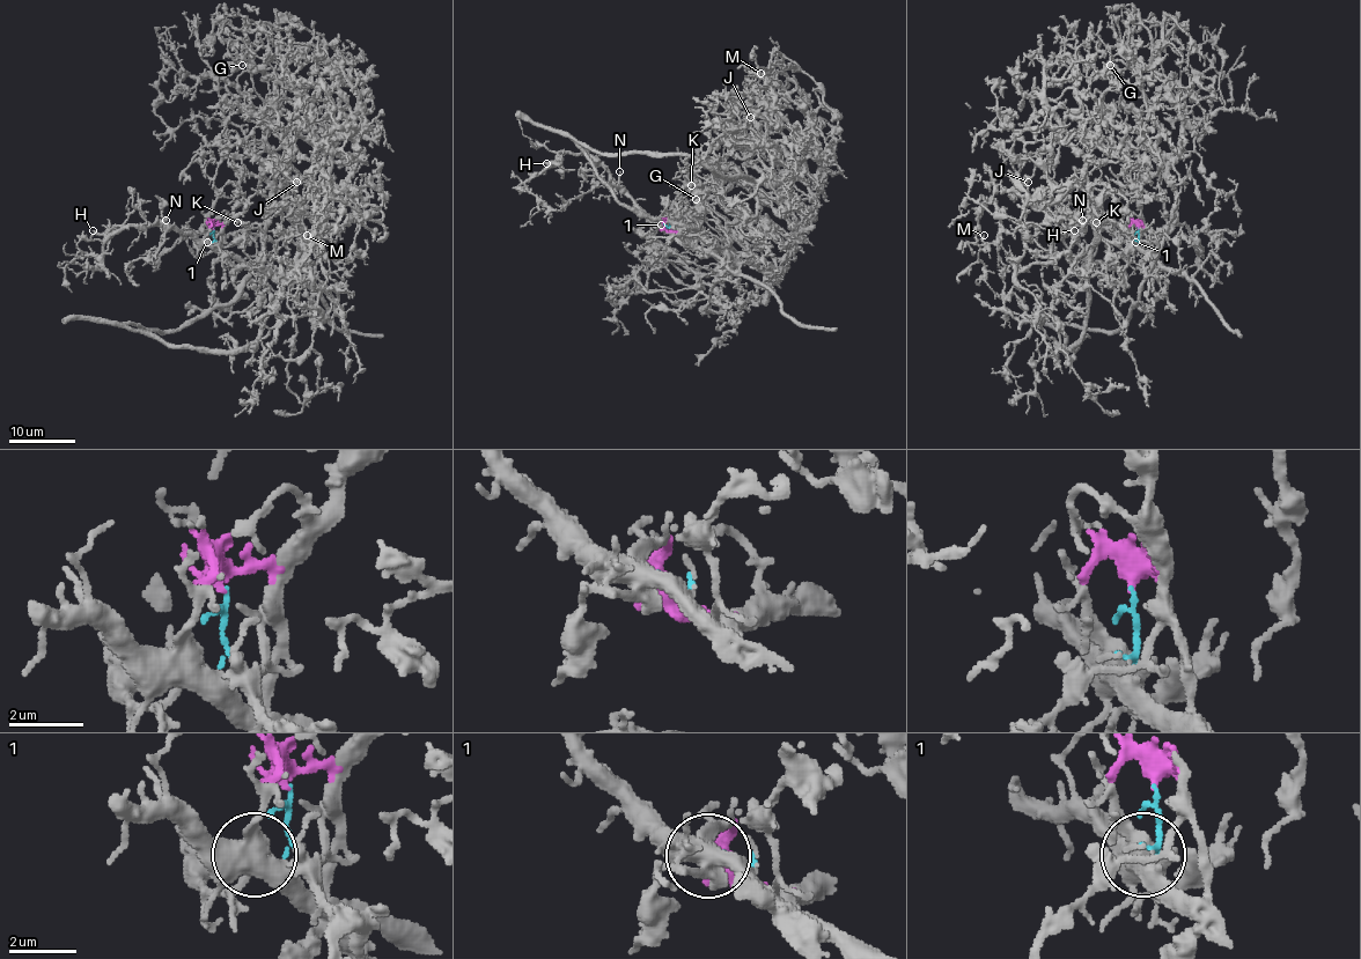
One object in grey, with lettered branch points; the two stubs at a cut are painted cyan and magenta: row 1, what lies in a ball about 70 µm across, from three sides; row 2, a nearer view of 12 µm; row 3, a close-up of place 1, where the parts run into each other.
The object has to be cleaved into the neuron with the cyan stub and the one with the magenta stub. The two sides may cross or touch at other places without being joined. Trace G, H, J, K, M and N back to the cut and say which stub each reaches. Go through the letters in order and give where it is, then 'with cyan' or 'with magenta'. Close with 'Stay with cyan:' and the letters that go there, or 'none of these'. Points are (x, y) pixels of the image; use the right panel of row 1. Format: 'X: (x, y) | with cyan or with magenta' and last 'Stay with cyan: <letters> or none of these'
G: (1110, 65) | with magenta
H: (1074, 230) | with cyan
J: (1028, 182) | with magenta
K: (1096, 222) | with magenta
M: (984, 235) | with magenta
N: (1082, 220) | with cyan
Stay with cyan: H, N

